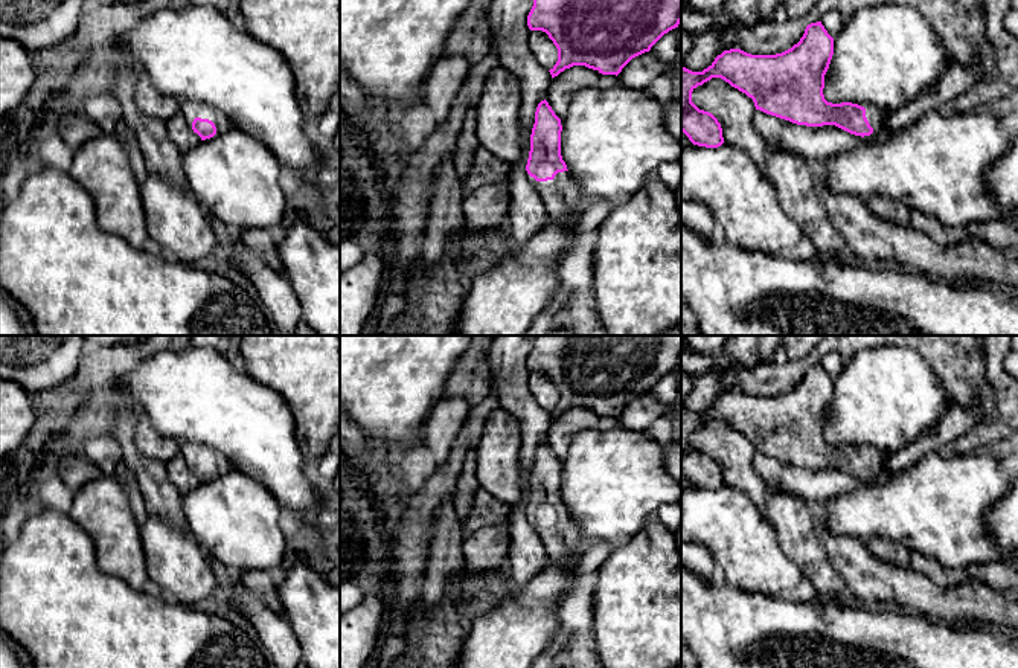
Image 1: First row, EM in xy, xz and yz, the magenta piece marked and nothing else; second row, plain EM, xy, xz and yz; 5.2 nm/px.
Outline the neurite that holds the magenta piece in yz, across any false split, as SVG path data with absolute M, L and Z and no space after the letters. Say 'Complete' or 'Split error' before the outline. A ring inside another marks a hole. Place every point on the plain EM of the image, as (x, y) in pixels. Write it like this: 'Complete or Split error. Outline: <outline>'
Split error. Outline: M821 363L806 368L803 378L791 390L776 397L751 397L741 390L724 392L703 413L692 413L681 407L681 473L693 487L718 490L724 485L718 461L692 444L692 433L710 422L721 419L731 429L753 441L756 451L789 462L797 467L823 468L835 467L855 477L870 477L882 467L885 456L879 451L866 451L852 444L832 445L824 441L824 416L834 397L834 380Z

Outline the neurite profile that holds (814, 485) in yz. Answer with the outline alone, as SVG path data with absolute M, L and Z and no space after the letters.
M952 401L936 426L920 433L902 450L884 454L884 464L864 479L850 476L835 467L797 467L760 451L754 453L753 467L767 485L802 497L809 508L817 511L824 502L855 488L888 482L930 453L948 453L951 445L978 422L978 401L974 401L971 407Z

